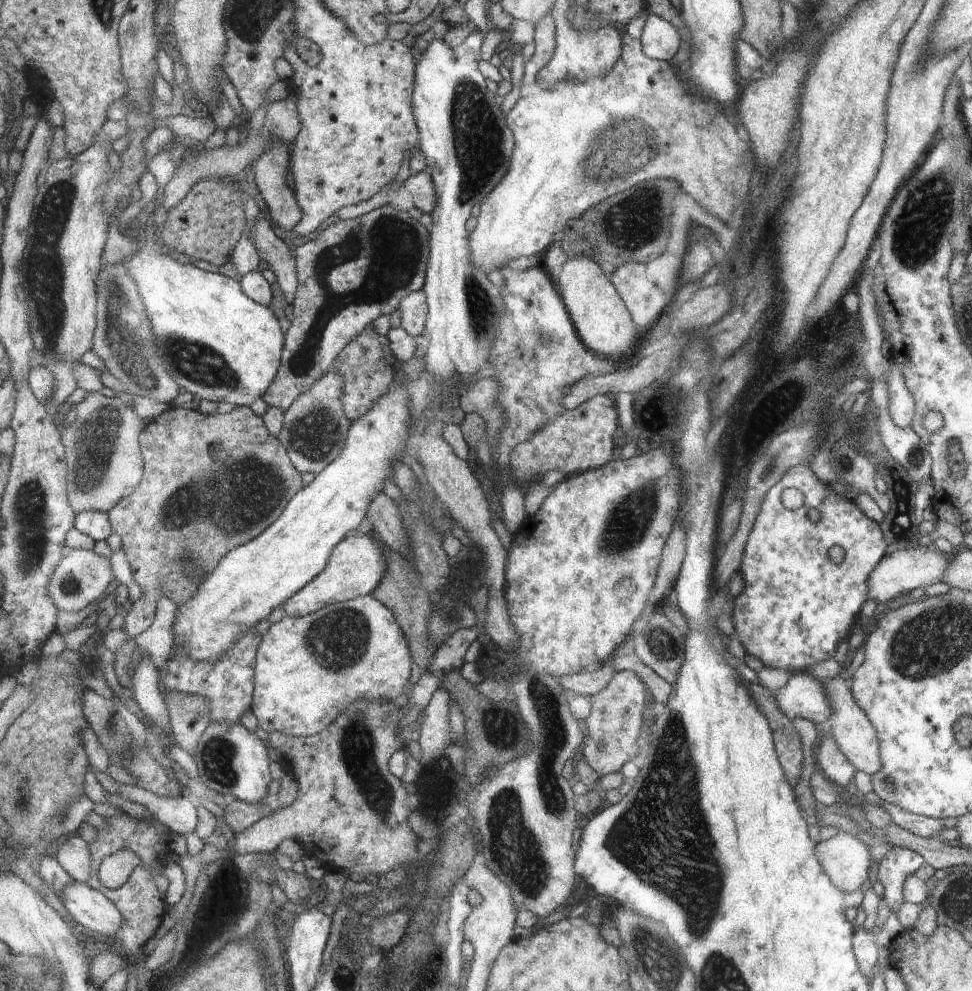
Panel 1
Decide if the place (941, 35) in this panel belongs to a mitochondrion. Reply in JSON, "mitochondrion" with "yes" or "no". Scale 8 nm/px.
{"mitochondrion":"no"}

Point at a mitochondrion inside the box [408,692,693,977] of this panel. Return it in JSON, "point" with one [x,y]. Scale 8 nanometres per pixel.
{"point":[515,848]}

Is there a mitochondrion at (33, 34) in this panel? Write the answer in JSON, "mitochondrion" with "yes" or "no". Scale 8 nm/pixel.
{"mitochondrion":"no"}

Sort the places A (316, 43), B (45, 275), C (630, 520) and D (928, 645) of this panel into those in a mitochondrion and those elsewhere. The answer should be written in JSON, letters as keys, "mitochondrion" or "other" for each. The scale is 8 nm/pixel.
{"A":"other","B":"mitochondrion","C":"mitochondrion","D":"mitochondrion"}

